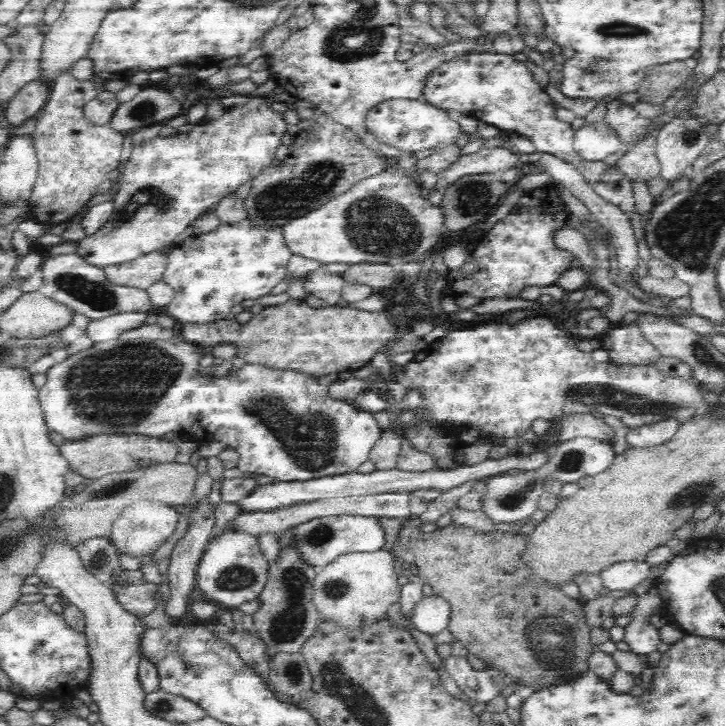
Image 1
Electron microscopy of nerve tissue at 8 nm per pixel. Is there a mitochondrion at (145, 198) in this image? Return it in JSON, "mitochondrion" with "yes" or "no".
{"mitochondrion":"yes"}

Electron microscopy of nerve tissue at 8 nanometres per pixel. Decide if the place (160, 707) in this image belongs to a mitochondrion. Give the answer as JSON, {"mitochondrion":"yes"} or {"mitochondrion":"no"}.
{"mitochondrion":"yes"}

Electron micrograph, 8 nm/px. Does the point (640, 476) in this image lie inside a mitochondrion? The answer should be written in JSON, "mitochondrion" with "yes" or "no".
{"mitochondrion":"no"}

